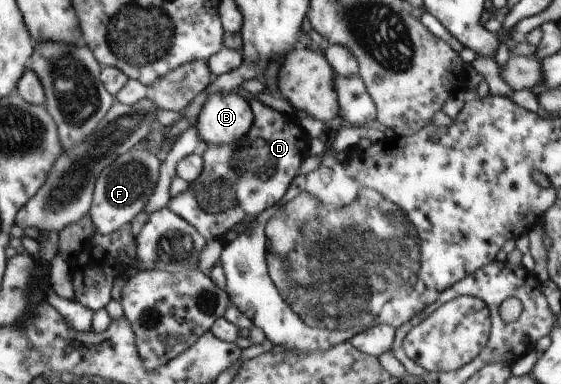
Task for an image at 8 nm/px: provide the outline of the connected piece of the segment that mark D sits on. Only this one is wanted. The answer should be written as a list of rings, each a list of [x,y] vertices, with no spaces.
[[[245,95],[254,121],[245,138],[229,145],[208,145],[203,157],[204,169],[197,180],[188,186],[187,190],[170,197],[167,208],[177,216],[184,218],[194,226],[207,241],[221,240],[236,224],[254,220],[266,208],[272,207],[283,198],[291,181],[297,176],[300,164],[304,161],[309,150],[311,138],[300,125],[296,116],[288,116],[264,105],[253,95]]]

